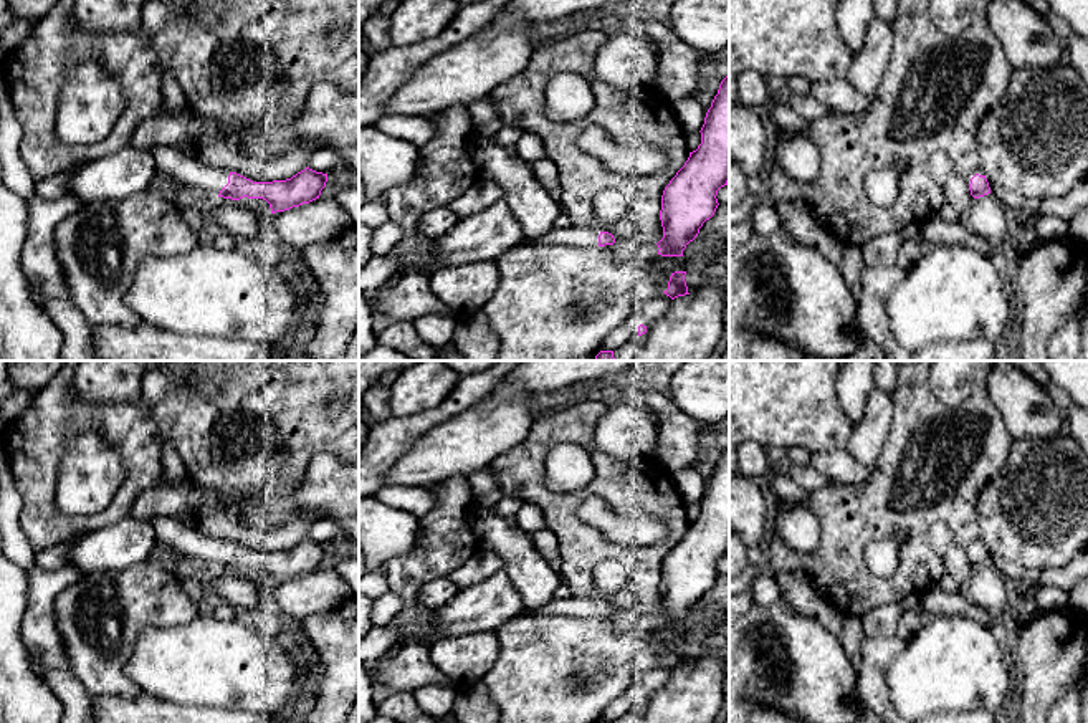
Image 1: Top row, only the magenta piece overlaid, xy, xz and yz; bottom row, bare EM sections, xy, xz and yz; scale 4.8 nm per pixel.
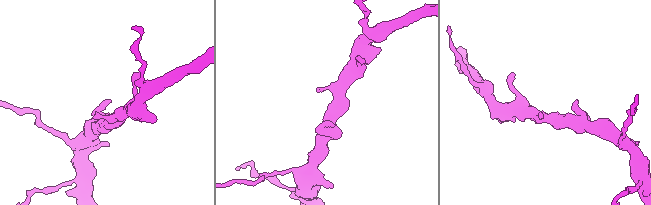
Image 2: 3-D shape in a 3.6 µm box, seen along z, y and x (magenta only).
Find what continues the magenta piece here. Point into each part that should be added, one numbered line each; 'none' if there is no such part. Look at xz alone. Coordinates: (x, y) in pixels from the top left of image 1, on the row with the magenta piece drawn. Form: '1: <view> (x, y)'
1: xz (572, 235)

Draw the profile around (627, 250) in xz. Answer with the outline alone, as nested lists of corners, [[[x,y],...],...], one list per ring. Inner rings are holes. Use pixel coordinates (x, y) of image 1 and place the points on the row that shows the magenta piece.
[[[622,240],[613,243],[613,250],[622,261],[635,261],[635,260],[655,258],[660,248],[655,243]]]

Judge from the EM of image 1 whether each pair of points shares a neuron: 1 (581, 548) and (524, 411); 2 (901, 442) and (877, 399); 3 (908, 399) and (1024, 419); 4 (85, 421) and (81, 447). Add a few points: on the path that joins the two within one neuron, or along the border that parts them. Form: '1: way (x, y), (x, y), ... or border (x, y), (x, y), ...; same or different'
1: border (544, 411), (531, 424), (528, 434), (503, 452); different
2: border (892, 397), (892, 426), (877, 460); different
3: border (986, 379), (989, 399), (1014, 440); different
4: border (118, 450), (100, 432), (78, 430), (60, 464); different

